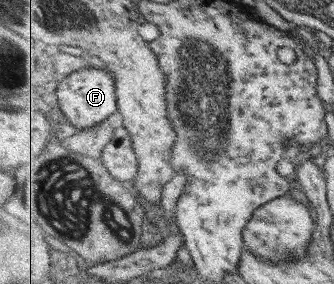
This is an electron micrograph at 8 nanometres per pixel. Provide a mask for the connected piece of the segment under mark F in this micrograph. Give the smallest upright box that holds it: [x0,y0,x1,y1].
[49,67,119,130]

